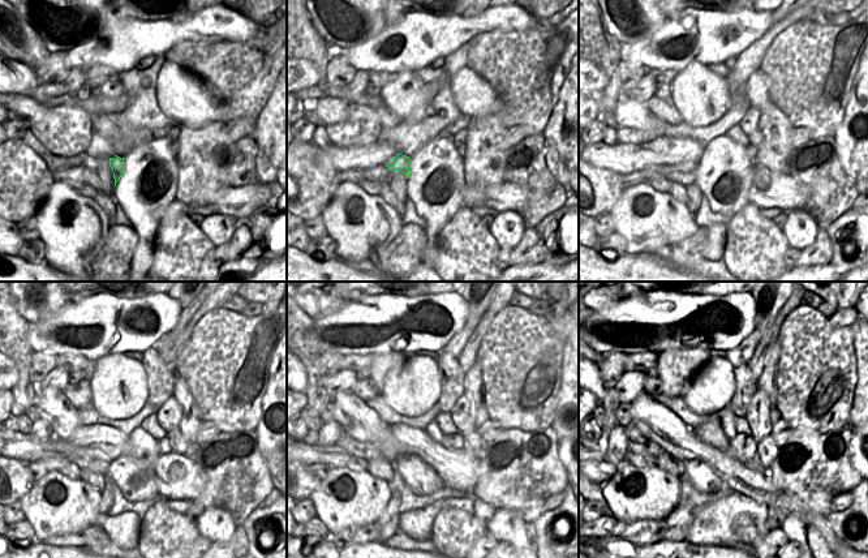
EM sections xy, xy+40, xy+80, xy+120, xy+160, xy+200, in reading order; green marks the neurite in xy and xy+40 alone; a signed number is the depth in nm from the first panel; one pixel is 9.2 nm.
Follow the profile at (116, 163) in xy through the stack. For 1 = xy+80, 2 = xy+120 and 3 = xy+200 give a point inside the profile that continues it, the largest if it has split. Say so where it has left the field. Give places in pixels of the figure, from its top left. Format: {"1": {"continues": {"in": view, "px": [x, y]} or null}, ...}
{"1": {"continues": {"in": "xy+80", "px": [684, 174]}}, "2": {"continues": {"in": "xy+120", "px": [77, 455]}}, "3": {"continues": {"in": "xy+200", "px": [637, 443]}}}

